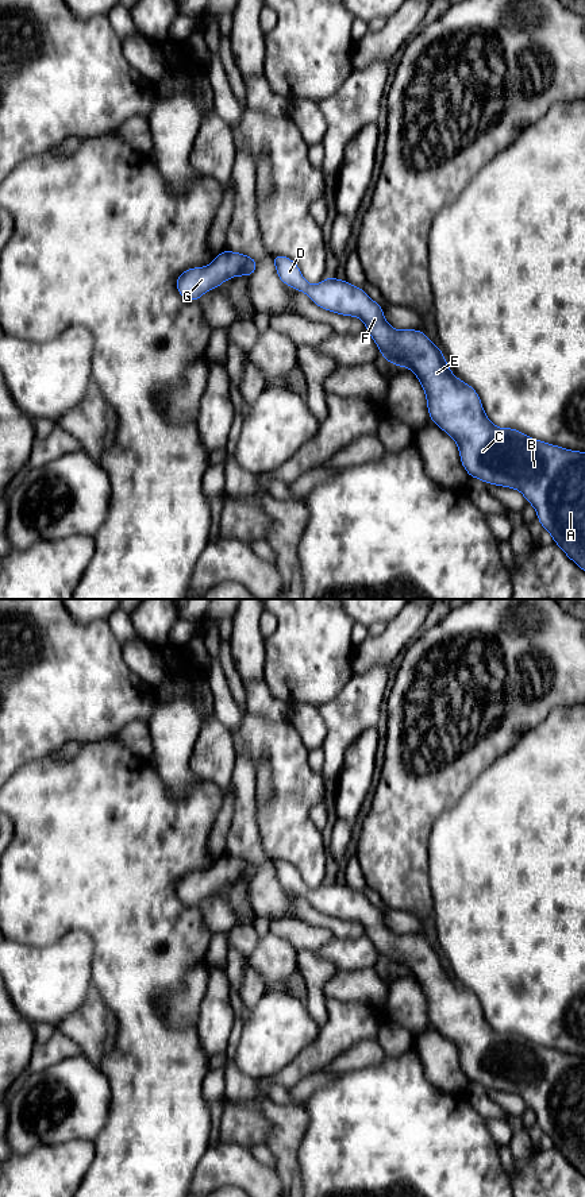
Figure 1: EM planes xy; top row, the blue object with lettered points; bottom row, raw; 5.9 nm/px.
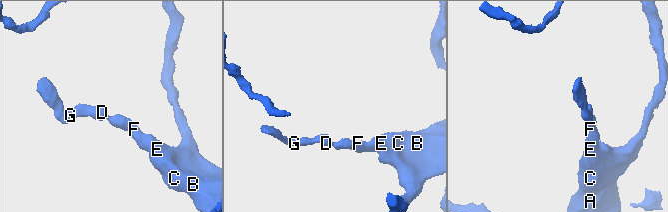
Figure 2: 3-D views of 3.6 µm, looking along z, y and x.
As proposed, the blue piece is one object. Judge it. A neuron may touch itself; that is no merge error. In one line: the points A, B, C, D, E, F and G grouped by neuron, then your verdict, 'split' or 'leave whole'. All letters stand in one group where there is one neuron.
A B C D E F G | leave whole

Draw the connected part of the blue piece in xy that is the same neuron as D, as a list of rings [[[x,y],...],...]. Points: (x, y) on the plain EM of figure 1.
[[[273,858],[272,864],[284,889],[307,897],[324,915],[361,923],[382,964],[413,976],[424,995],[431,1026],[457,1047],[461,1069],[469,1081],[486,1089],[519,1094],[527,1108],[535,1112],[538,1127],[553,1140],[554,1148],[585,1175],[585,1057],[535,1045],[515,1032],[497,1032],[485,1019],[474,992],[451,977],[442,954],[423,935],[392,932],[385,924],[382,910],[374,907],[363,892],[331,880],[312,891],[290,862]]]

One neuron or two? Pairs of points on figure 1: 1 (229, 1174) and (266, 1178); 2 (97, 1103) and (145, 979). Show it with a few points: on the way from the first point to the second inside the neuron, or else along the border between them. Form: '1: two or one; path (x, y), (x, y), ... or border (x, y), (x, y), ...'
1: one; path (238, 1174), (249, 1174), (257, 1178)
2: two; border (99, 1066), (108, 1082), (110, 1109)

